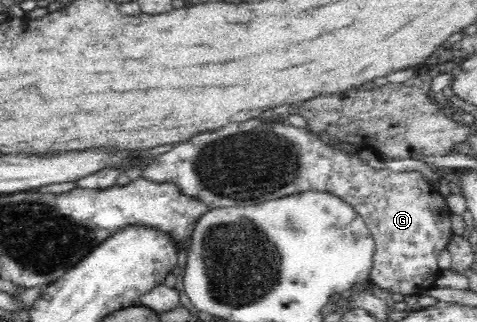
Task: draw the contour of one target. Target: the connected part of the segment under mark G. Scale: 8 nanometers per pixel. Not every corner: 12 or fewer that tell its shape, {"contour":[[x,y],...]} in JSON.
{"contour":[[254,118],[140,176],[210,209],[330,193],[372,233],[372,285],[434,287],[453,213],[419,171],[373,168]]}

